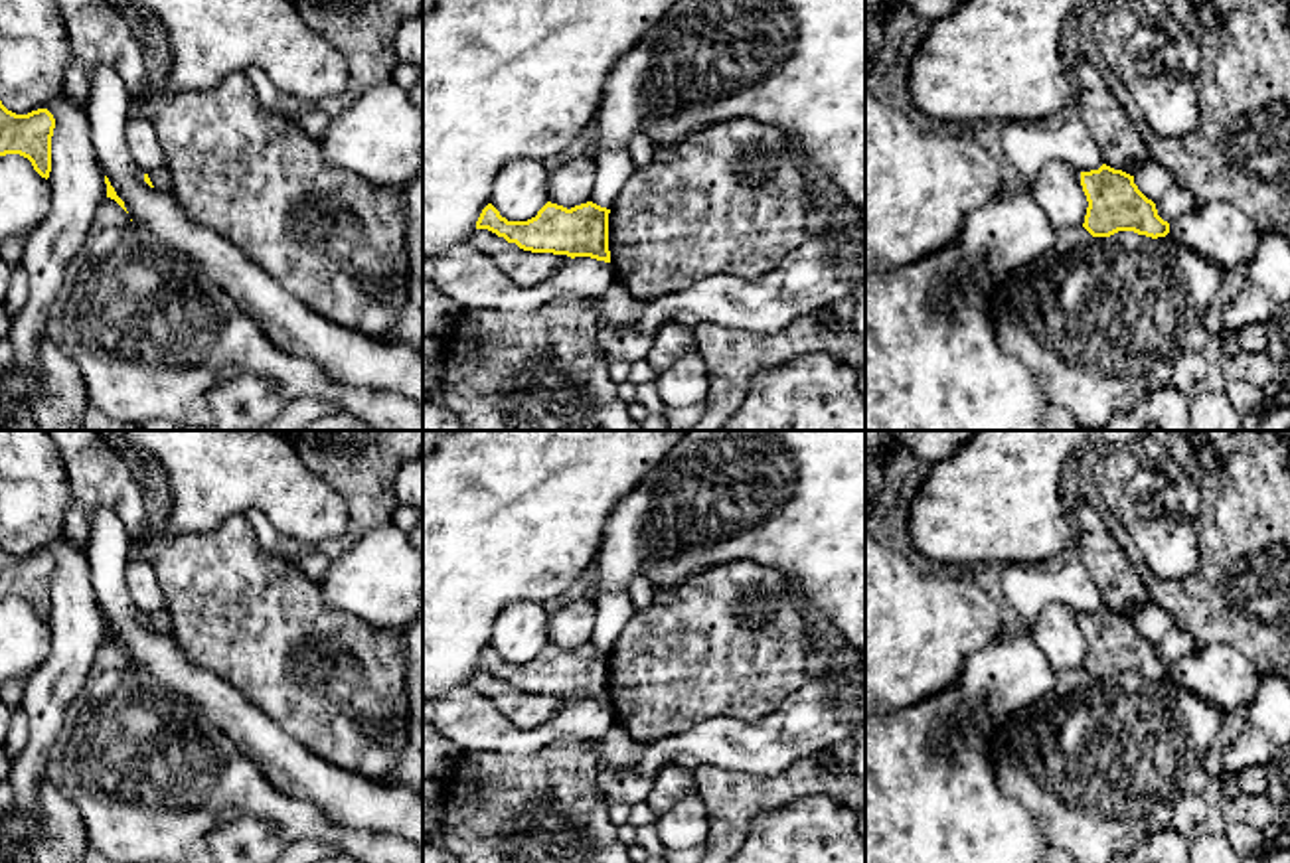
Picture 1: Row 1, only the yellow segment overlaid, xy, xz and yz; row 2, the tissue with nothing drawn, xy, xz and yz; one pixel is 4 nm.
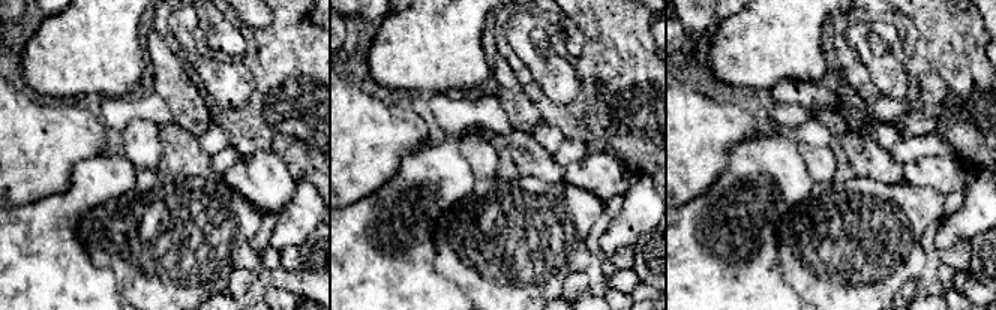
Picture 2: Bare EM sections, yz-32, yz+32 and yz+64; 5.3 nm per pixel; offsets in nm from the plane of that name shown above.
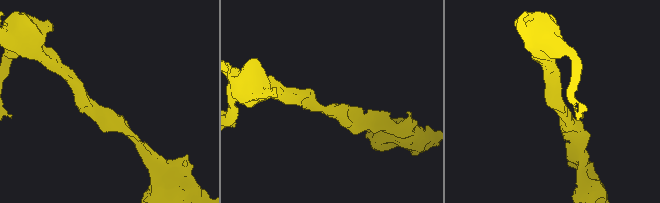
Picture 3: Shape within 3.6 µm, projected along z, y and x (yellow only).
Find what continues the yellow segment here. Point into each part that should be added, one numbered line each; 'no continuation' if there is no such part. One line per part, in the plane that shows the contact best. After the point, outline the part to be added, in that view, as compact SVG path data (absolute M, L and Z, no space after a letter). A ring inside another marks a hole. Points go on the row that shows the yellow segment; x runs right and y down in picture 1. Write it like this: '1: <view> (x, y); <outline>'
no continuation

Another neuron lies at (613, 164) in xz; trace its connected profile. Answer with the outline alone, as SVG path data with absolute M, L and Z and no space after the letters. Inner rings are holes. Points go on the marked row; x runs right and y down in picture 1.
M605 146L593 158L597 166L591 201L610 209L634 172L634 164L626 146Z

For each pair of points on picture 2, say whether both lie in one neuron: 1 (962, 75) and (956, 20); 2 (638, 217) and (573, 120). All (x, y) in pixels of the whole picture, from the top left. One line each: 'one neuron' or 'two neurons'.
1: one neuron
2: two neurons

